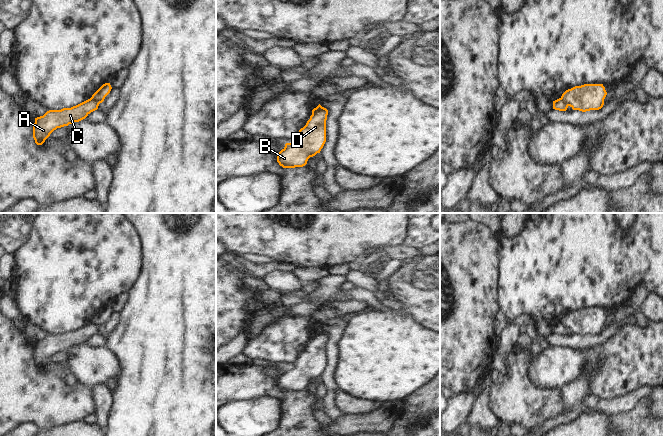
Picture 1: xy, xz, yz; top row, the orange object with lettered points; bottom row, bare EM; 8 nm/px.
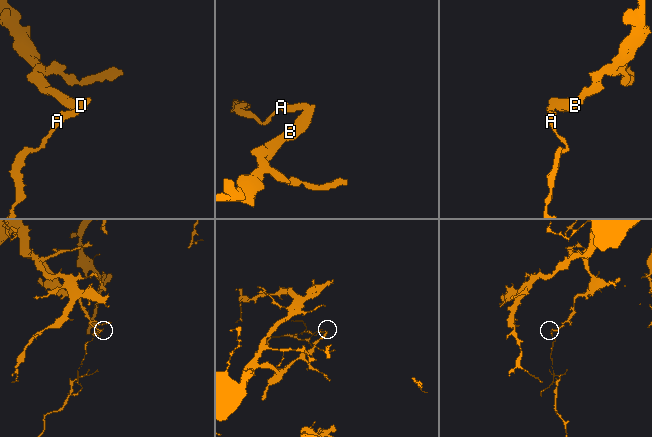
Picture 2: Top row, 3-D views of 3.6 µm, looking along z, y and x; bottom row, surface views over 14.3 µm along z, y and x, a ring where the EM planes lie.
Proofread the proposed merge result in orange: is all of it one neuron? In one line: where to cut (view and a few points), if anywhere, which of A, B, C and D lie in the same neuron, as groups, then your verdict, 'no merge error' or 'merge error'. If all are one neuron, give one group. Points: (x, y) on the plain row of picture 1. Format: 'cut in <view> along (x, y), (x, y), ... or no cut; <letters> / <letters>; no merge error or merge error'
cut in yz along (561, 321), (567, 330); A C / B D; merge error

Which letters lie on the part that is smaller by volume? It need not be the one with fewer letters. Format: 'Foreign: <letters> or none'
Foreign: A, C

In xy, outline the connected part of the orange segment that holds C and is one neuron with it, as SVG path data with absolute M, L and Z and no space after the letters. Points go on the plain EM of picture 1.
M90 322L71 332L49 334L43 340L35 342L33 362L37 369L42 369L57 352L68 350L85 343L91 336L98 333L99 327Z

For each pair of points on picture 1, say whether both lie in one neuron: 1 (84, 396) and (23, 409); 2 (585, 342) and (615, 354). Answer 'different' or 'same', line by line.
1: same
2: different

